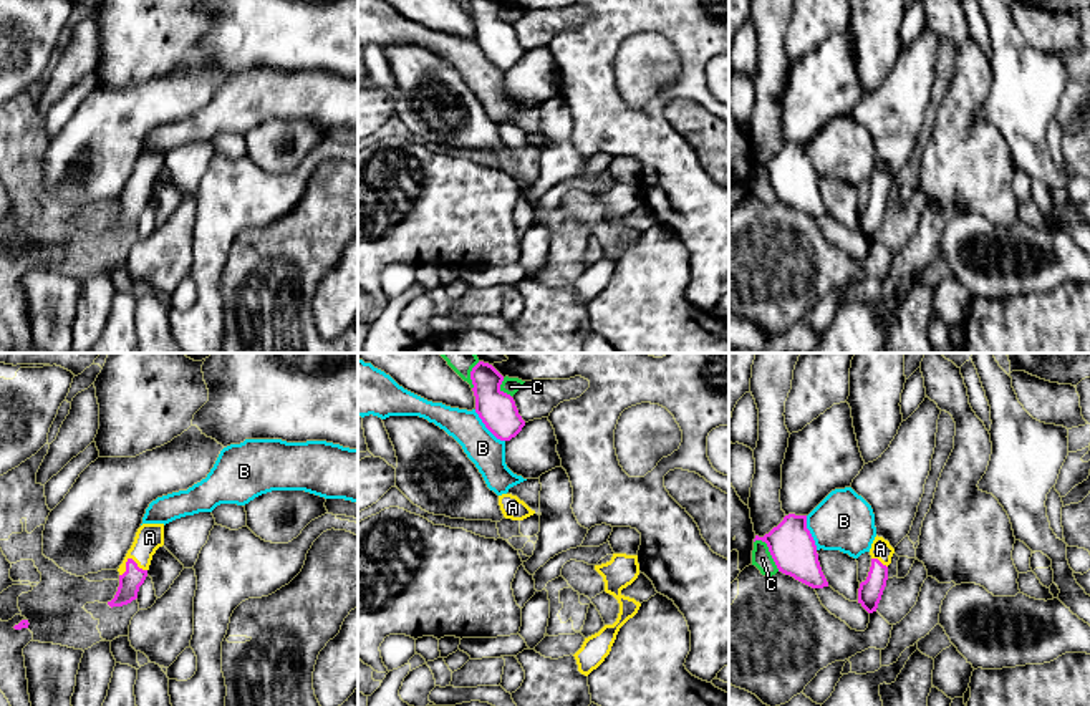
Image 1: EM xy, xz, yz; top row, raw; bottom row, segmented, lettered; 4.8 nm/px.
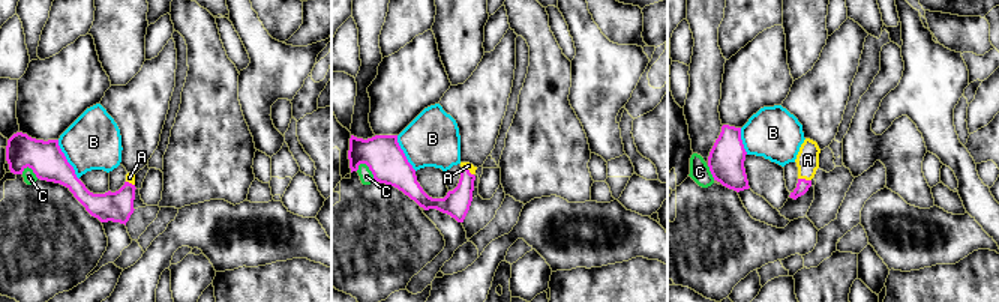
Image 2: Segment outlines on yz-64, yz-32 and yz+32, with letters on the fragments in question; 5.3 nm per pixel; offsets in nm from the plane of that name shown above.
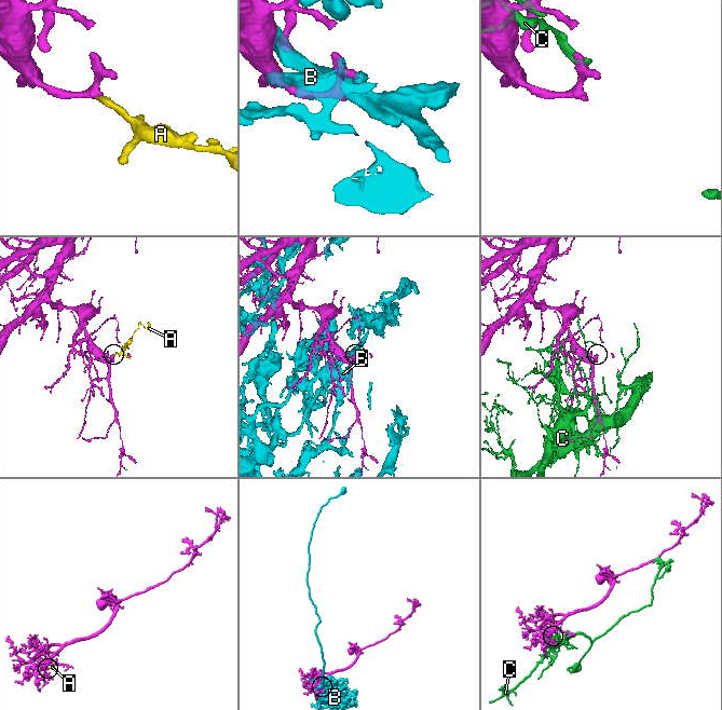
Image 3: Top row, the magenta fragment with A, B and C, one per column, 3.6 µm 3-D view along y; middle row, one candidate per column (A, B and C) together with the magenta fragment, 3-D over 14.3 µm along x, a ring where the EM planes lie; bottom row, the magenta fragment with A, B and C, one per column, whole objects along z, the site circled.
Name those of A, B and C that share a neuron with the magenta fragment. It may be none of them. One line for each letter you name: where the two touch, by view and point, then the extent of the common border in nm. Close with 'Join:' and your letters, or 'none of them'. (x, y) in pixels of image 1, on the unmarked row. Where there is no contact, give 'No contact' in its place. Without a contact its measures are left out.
A: Touches magenta at xy (130, 188). Shared border 140 nm
Join: A

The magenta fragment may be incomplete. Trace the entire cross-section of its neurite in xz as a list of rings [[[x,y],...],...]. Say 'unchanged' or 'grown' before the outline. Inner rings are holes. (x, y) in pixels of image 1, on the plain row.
unchanged | [[[470,0],[475,41],[485,56],[500,70],[515,66],[525,50],[518,43],[515,30],[500,18],[504,5],[499,0]]]

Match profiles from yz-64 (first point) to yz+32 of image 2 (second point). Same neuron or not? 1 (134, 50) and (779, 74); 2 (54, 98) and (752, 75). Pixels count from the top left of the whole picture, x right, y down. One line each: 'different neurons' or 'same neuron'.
1: different neurons
2: same neuron

